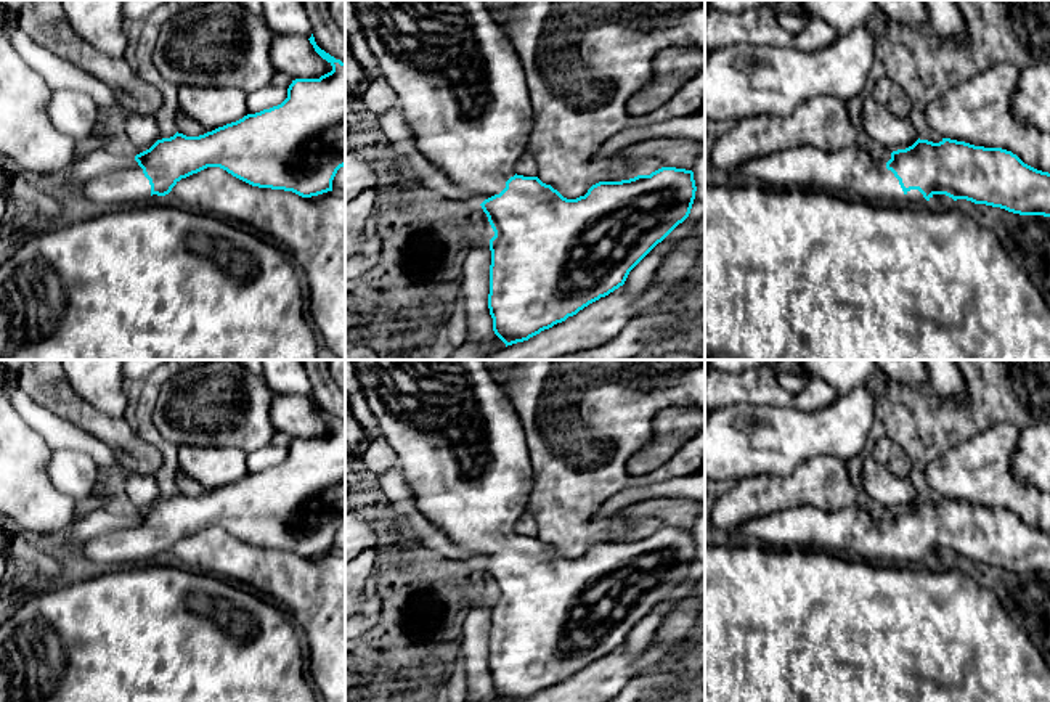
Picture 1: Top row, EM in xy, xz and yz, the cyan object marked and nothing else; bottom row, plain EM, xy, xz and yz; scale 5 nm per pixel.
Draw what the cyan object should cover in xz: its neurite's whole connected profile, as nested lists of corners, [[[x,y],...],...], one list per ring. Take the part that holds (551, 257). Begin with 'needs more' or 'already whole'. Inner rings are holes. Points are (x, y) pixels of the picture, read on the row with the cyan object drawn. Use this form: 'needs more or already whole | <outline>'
needs more | [[[353,0],[377,71],[398,96],[416,149],[480,204],[494,231],[490,239],[488,308],[494,334],[507,345],[528,341],[625,284],[629,271],[679,223],[695,199],[694,172],[661,167],[650,175],[599,182],[584,196],[564,198],[538,177],[514,172],[527,153],[531,103],[520,58],[483,0]]]

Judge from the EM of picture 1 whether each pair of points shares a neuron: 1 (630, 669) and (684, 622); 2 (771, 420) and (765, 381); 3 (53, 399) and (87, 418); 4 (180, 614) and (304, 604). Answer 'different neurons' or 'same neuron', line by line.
1: same neuron
2: different neurons
3: same neuron
4: different neurons

